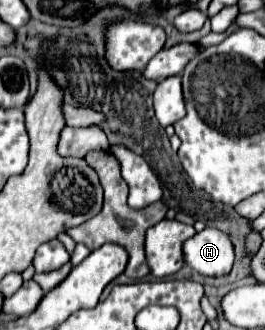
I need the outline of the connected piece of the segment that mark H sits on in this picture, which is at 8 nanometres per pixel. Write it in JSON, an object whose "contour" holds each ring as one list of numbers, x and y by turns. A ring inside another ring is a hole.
{"contour":[[205,227,183,243,185,265,207,277,223,277,233,267,233,245,229,235]]}

